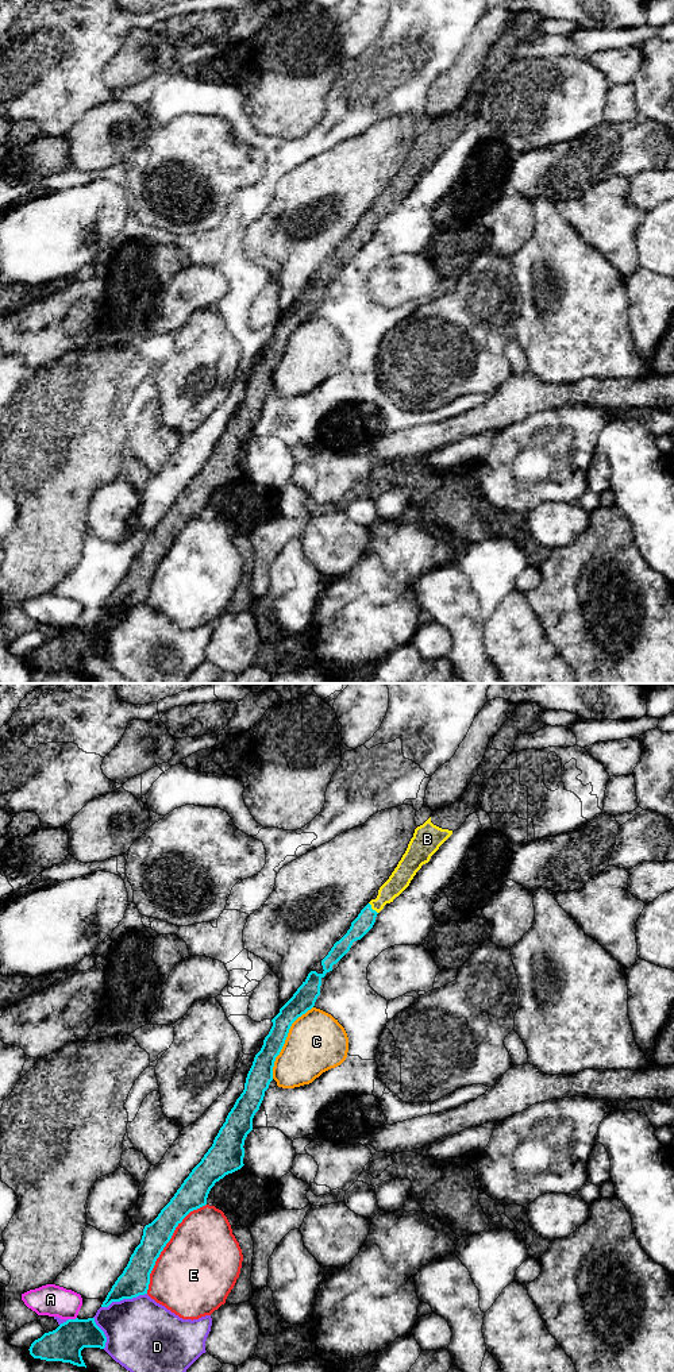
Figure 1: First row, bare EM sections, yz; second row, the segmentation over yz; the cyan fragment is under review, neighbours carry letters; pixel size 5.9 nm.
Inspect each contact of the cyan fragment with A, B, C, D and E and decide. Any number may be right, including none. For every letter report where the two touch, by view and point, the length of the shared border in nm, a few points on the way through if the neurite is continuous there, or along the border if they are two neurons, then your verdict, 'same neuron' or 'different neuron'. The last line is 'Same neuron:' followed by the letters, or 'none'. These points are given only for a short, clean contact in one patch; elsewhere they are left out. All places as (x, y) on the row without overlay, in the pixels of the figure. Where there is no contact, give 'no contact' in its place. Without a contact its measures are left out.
A: meets cyan in yz at (72, 628); contact 60 nm long; different neuron
B: meets cyan in yz at (370, 216); contact 90 nm long; same neuron
C: meets cyan in yz at (284, 350); contact 500 nm long; different neuron
D: meets cyan in yz at (123, 607); contact 280 nm long; different neuron
E: meets cyan in yz at (165, 554); contact 650 nm long; different neuron
Same neuron: B

